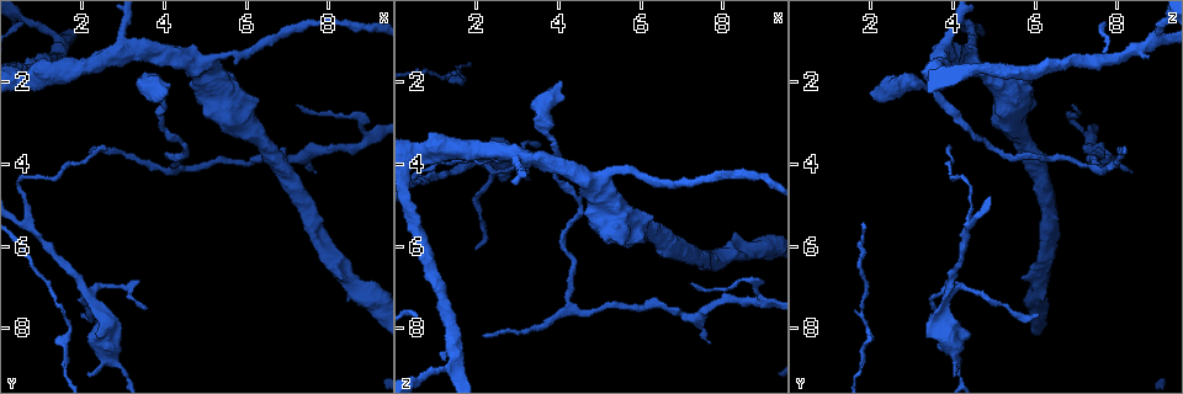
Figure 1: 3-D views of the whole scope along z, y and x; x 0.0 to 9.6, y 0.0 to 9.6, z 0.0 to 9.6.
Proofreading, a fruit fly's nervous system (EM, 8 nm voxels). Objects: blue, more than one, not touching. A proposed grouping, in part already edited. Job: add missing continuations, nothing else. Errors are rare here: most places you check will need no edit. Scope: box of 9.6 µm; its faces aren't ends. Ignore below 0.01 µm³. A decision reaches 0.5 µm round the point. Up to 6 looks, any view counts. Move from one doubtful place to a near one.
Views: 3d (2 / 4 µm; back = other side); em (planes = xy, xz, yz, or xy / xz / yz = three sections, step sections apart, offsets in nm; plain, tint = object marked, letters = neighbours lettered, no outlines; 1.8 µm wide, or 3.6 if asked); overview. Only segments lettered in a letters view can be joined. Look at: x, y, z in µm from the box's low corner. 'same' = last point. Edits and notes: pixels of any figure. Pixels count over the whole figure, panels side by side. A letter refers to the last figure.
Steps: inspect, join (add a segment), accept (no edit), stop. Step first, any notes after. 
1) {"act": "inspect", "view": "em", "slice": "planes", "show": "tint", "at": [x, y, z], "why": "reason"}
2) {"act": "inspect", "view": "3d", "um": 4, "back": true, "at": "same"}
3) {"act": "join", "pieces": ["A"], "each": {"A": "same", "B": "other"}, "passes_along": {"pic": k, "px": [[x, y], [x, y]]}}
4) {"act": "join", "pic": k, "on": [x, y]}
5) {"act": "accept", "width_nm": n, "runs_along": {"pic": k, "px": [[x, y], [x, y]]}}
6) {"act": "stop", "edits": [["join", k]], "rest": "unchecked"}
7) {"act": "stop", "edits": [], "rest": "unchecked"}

{"act": "inspect", "view": "em", "slice": "yz", "step": 8, "show": "letters", "at": [4.25, 4.10, 7.40], "why": "three-way junction"}

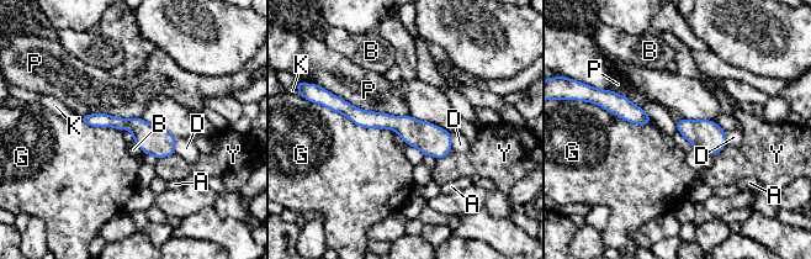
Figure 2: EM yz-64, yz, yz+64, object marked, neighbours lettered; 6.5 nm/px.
{"act": "accept", "width_nm": 180, "each": {"A": "other", "B": "other", "D": "other", "G": "other", "K": "other", "P": "other", "Y": "other"}, "border": {"pic": 2, "px": [[121, 130], [127, 128], [133, 139]]}, "found": "no lettered segment goes on from it"}

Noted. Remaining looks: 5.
{"act": "inspect", "view": "3d", "um": 4, "at": [4.05, 2.30, 1.95], "why": "branch stops here"}

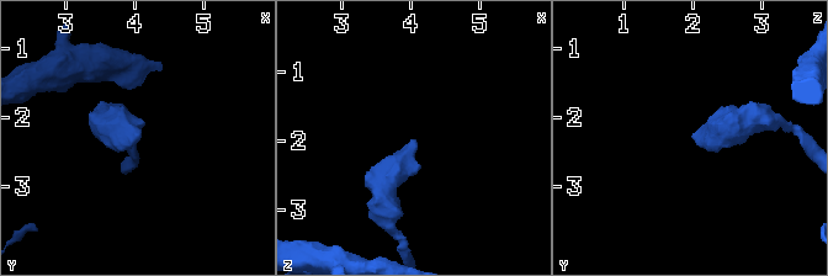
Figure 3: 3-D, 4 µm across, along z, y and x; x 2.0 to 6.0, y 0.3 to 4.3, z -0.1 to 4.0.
{"act": "inspect", "view": "em", "slice": "planes", "show": "letters", "at": [4.05, 2.20, 2.00], "why": "shape alone is not enough"}

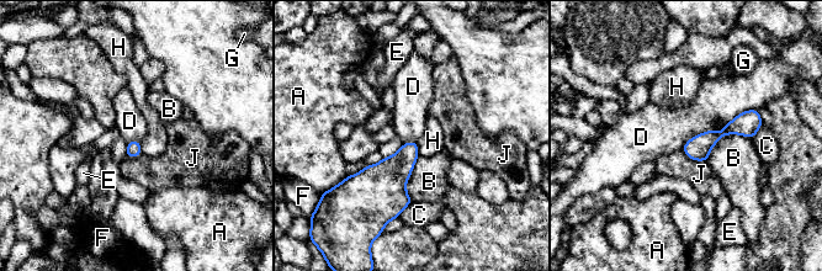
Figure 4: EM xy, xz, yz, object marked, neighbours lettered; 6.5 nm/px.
{"act": "accept", "longest_contact_nm": ["B", 320], "each": {"A": "other", "B": "other", "C": "other", "D": "other", "E": "other", "F": "other", "G": "other", "H": "other", "J": "other"}, "found": "none of them fits"}

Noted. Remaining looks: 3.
{"act": "inspect", "view": "em", "slice": "planes", "show": "letters", "at": [3.50, 7.60, 3.65], "why": "an open end"}

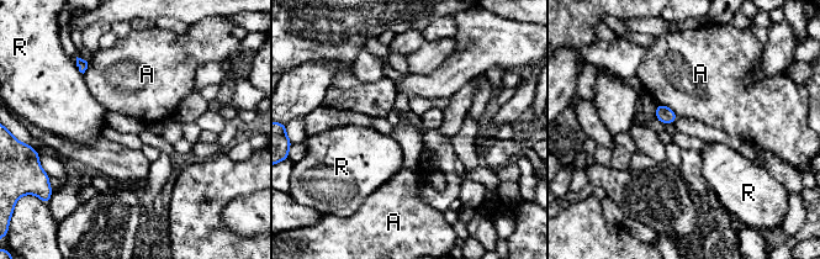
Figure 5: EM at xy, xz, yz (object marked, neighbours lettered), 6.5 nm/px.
{"act": "accept", "each": {"A": "other", "R": "other"}, "border": {"pic": 5, "px": [[657, 102], [668, 106], [677, 116]]}, "found": "no lettered segment goes on from it"}

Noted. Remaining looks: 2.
{"act": "stop", "edits": [], "rest": "unchecked"}

